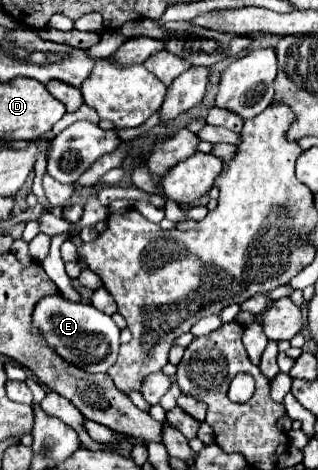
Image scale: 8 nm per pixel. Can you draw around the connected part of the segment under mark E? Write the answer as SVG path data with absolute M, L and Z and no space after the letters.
M57 292L41 298L41 302L35 304L31 322L33 328L37 328L39 334L45 338L45 342L51 344L55 354L71 362L73 366L79 366L87 372L107 372L117 362L119 328L109 314L103 314L91 304L71 302L61 292Z

